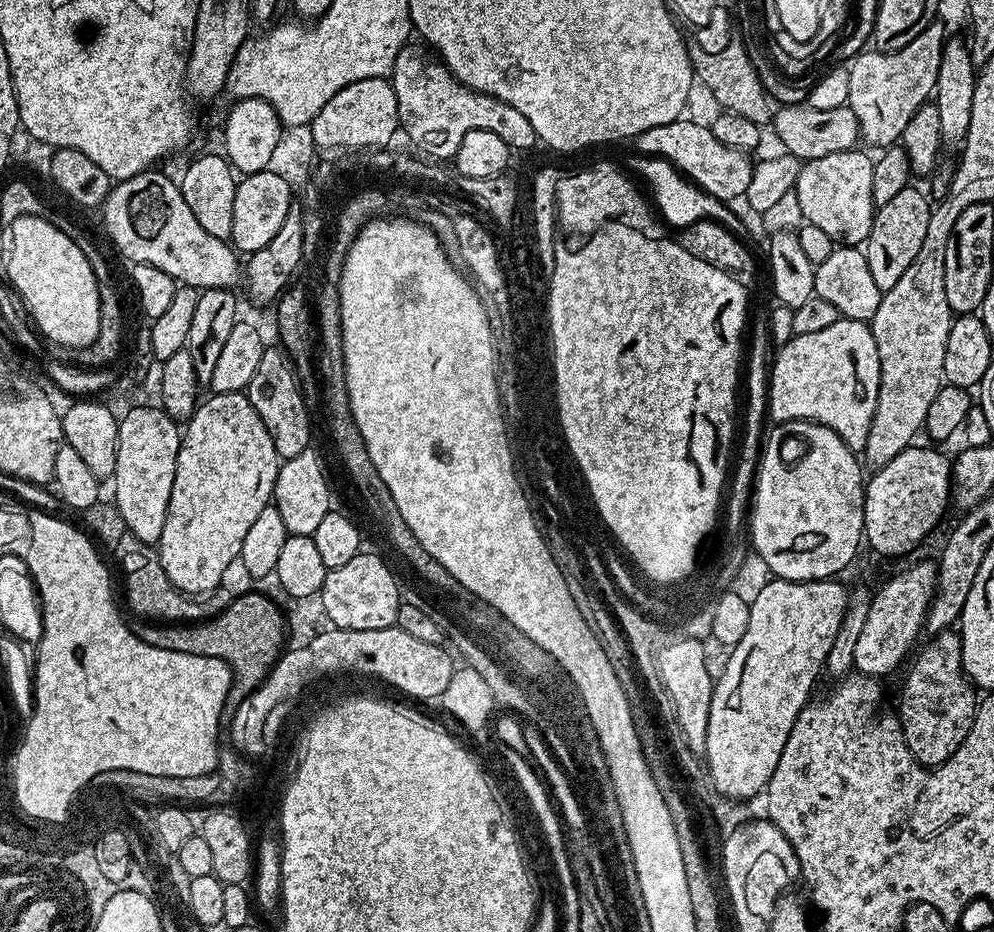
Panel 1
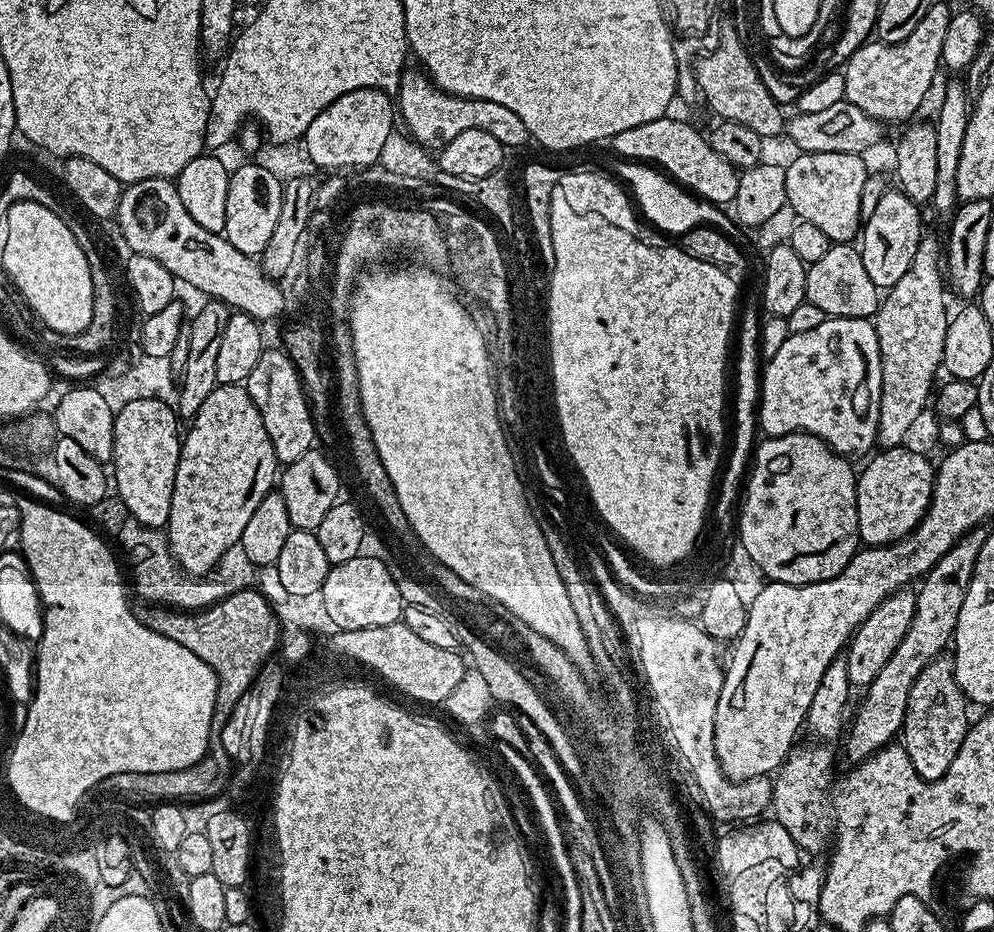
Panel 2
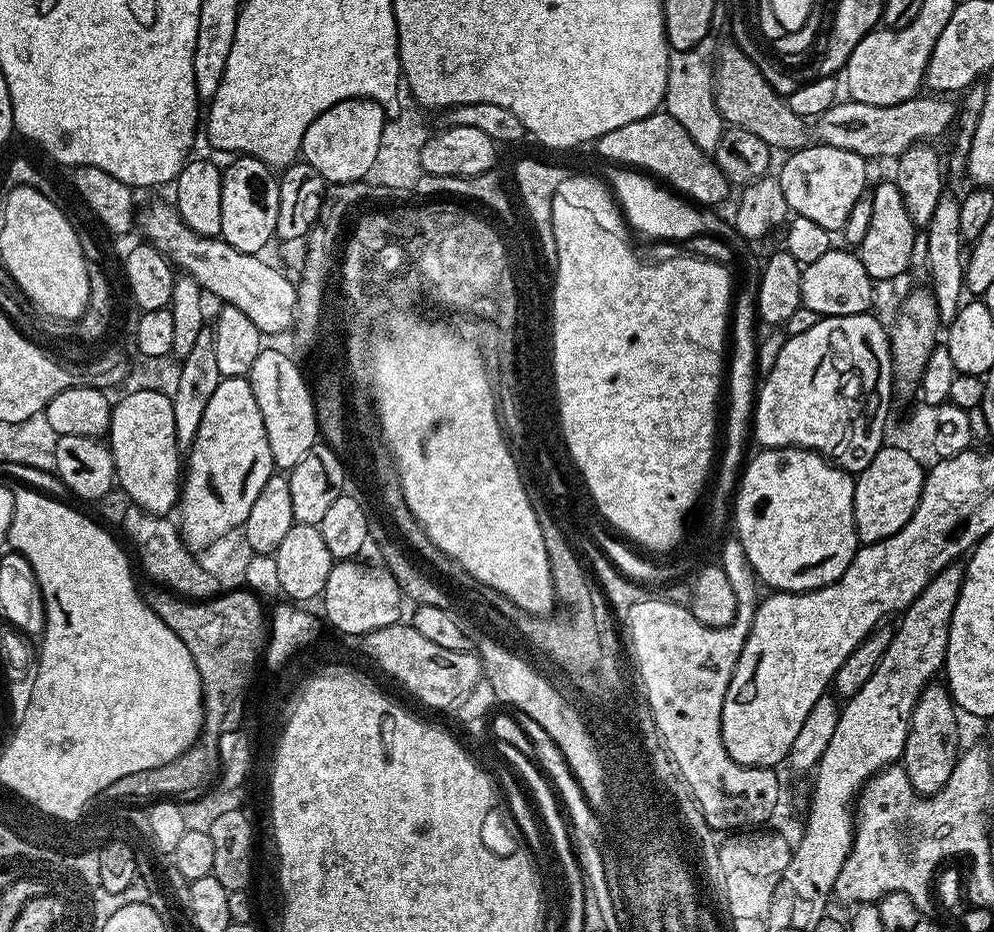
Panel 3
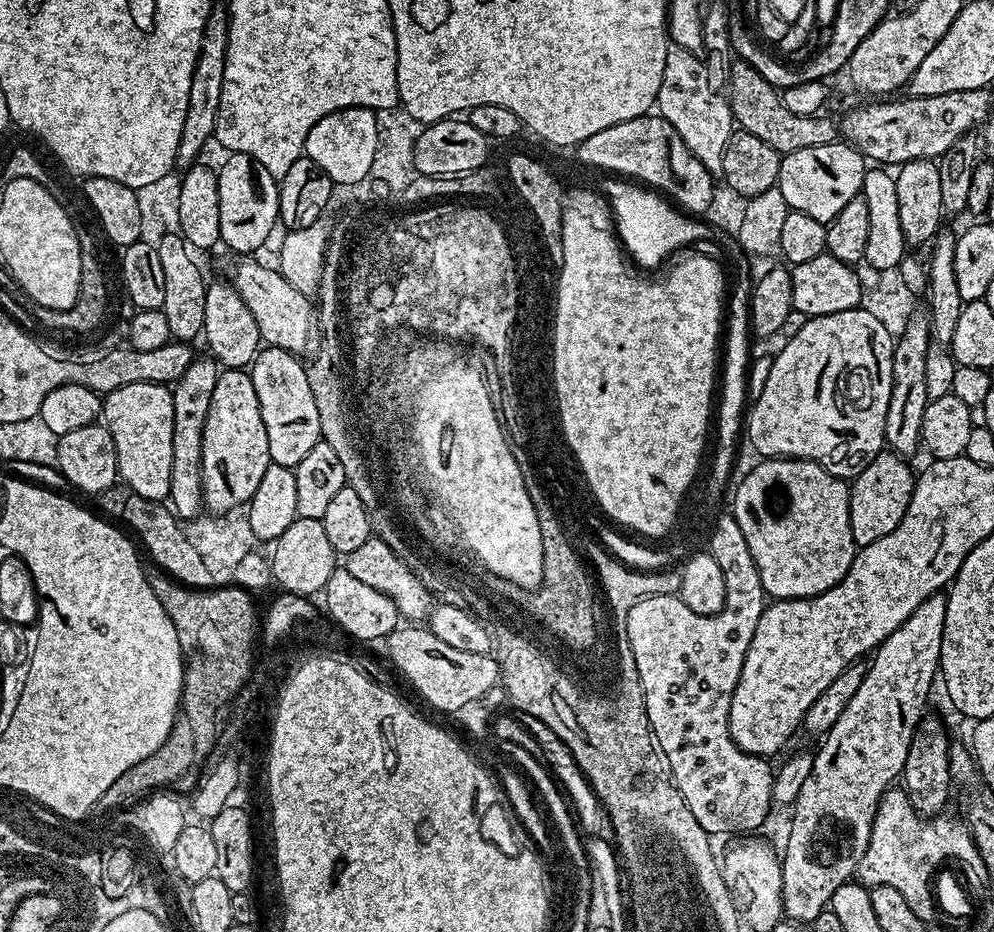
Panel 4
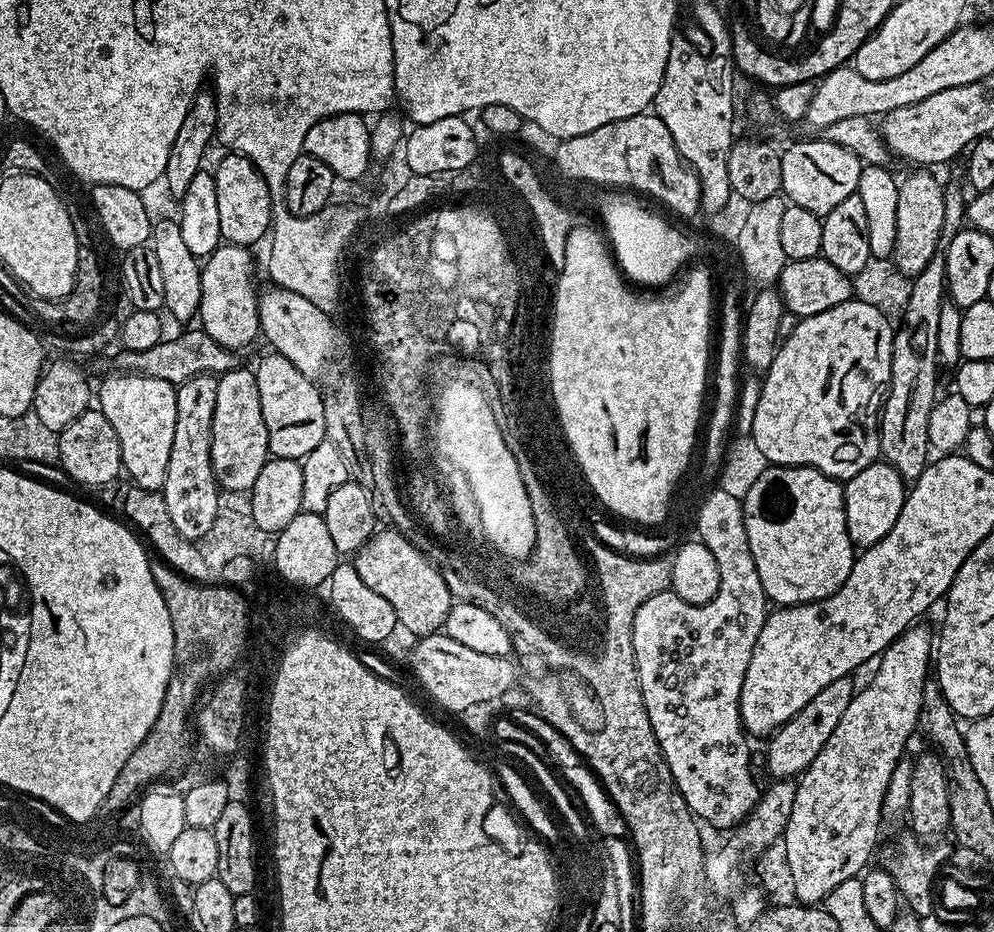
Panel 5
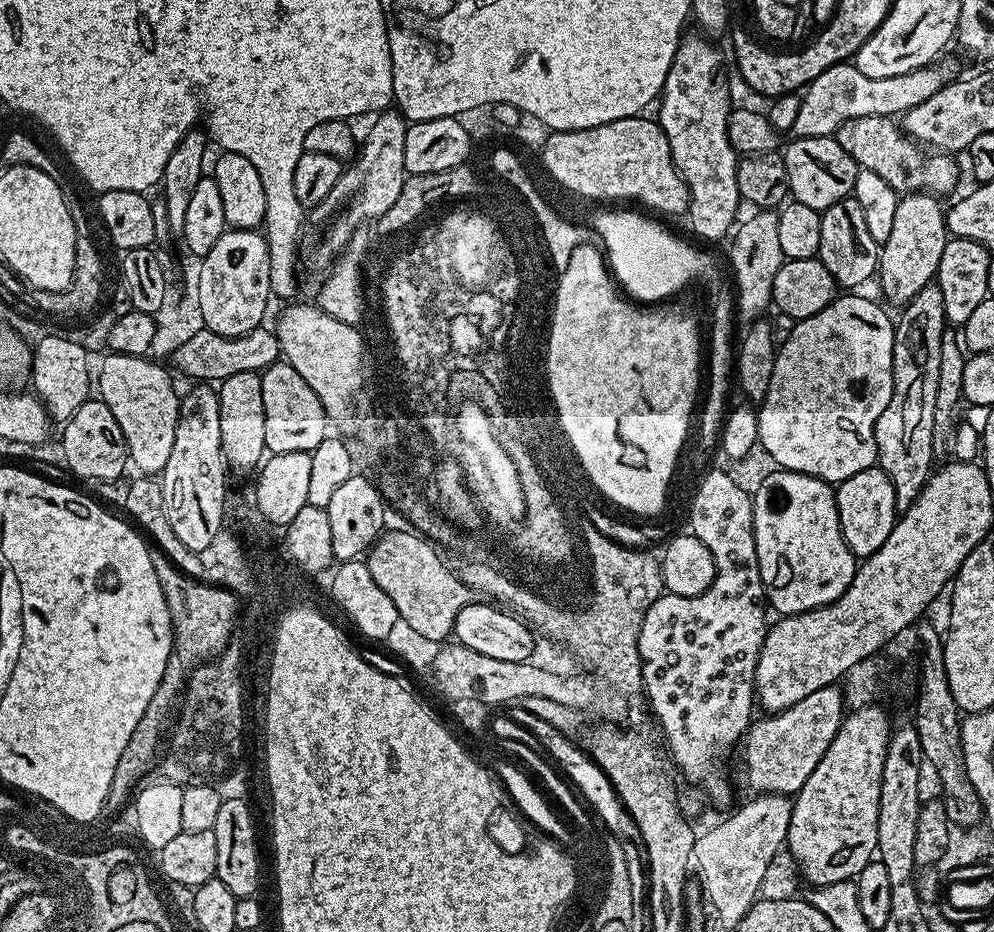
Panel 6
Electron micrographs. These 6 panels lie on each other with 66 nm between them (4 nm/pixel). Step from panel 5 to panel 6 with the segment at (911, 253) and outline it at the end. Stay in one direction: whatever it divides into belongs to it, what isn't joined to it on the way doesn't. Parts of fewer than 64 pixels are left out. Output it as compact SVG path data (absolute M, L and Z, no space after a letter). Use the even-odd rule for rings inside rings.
M910 192L898 199L890 238L879 245L878 283L892 304L905 306L928 283L935 281L942 250L946 250L950 233L944 222L945 205L930 192Z

